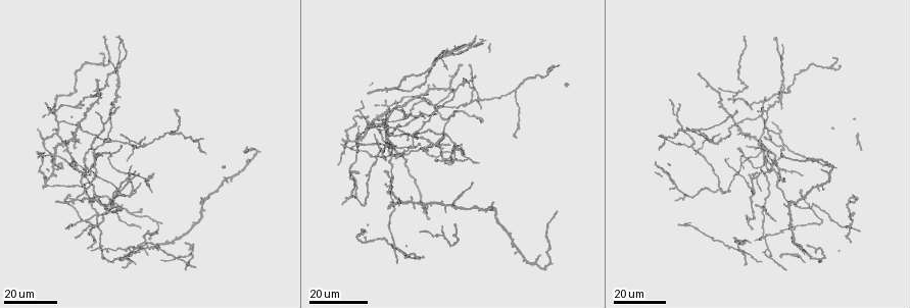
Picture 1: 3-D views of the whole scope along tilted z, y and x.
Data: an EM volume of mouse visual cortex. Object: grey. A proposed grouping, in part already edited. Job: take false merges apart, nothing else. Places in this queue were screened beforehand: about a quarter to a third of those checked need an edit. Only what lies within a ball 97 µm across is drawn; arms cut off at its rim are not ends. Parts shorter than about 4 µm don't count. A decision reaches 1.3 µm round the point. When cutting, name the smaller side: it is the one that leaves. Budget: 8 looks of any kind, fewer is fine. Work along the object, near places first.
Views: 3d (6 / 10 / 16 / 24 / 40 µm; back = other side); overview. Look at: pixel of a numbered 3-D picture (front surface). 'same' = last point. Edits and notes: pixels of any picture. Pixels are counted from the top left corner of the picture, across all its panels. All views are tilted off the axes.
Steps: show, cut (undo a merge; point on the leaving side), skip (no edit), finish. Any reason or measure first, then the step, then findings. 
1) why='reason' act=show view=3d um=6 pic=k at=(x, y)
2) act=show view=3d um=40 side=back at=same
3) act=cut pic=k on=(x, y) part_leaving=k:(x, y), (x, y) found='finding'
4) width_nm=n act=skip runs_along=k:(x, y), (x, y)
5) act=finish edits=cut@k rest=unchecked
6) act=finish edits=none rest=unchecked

why='side arm on a straight run' act=show view=3d um=24 pic=1 at=(760, 152)

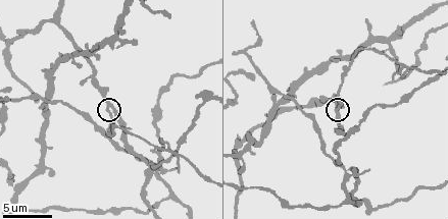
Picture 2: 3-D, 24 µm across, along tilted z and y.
act=show view=3d um=10 pic=2 at=(337, 113)

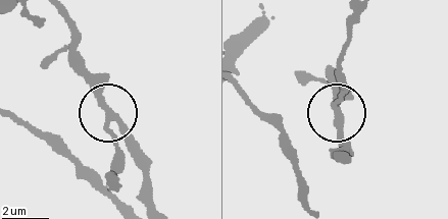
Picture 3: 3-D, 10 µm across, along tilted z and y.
arms=3 act=skip runs_along=3:(62, 17), (79, 70), (105, 115), (113, 163) found='one cell here'

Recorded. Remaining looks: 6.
why='arms part here' act=show view=3d um=16 pic=1 at=(133, 194)

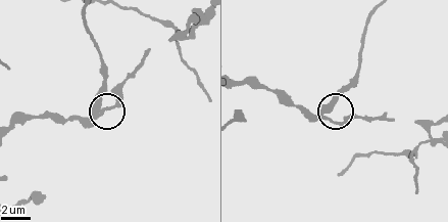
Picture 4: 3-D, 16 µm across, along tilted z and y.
act=show view=3d um=10 pic=4 at=(327, 119)

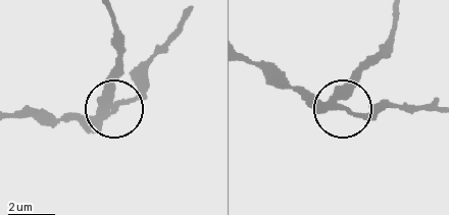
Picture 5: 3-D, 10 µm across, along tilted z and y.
arms=3 act=cut pic=5 on=(110, 94) part_leaving=5:(99, 115), (119, 62), (110, 12) found='two cells meet here'

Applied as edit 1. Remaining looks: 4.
why='looks like a crossing' act=show view=3d um=10 pic=2 at=(346, 179)

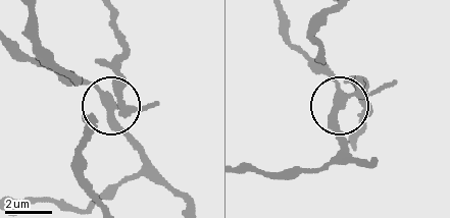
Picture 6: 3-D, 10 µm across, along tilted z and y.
act=show view=3d um=6 pic=6 at=(114, 106)

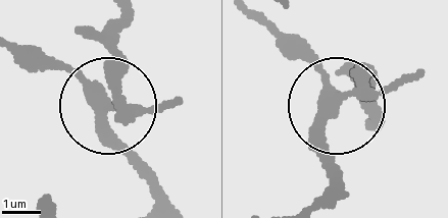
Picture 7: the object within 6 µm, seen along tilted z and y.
width_nm=320 act=cut pic=7 on=(110, 58) part_leaving=7:(126, 105), (122, 8) found='a second cell is stuck on'

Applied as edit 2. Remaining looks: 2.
why='looks like a crossing' act=show view=3d um=16 pic=1 at=(765, 236)

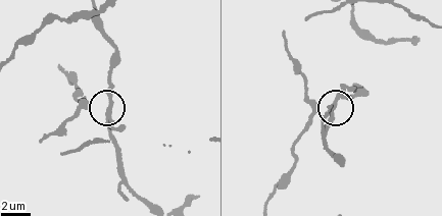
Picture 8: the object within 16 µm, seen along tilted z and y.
why='closer look' act=show view=3d um=6 pic=8 at=(335, 104)

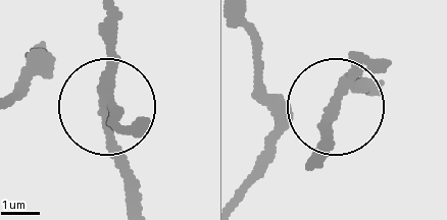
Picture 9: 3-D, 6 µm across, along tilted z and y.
width_nm=230 act=skip found='one cell here'

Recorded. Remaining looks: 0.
act=finish edits=cut@5,cut@7 rest=unchecked

